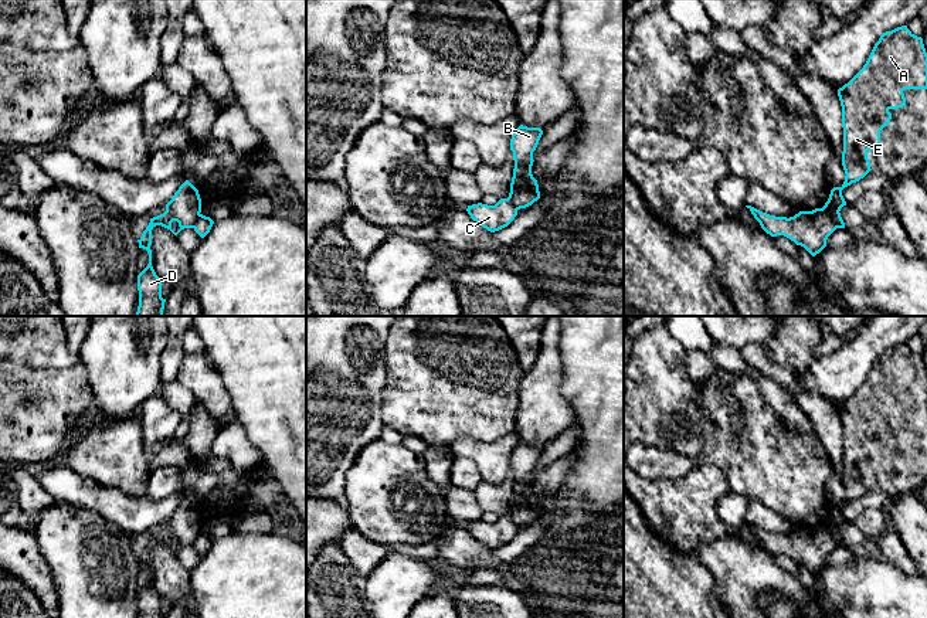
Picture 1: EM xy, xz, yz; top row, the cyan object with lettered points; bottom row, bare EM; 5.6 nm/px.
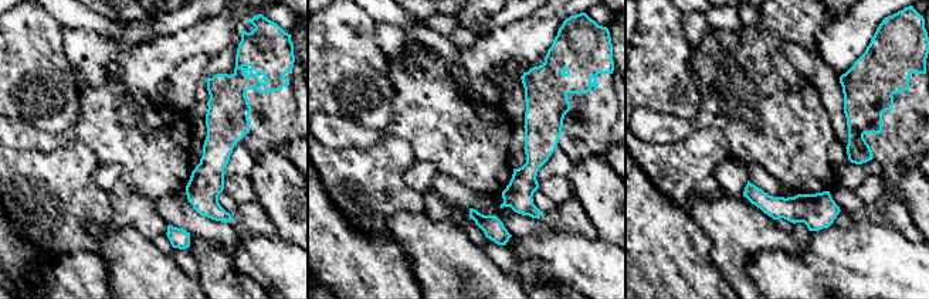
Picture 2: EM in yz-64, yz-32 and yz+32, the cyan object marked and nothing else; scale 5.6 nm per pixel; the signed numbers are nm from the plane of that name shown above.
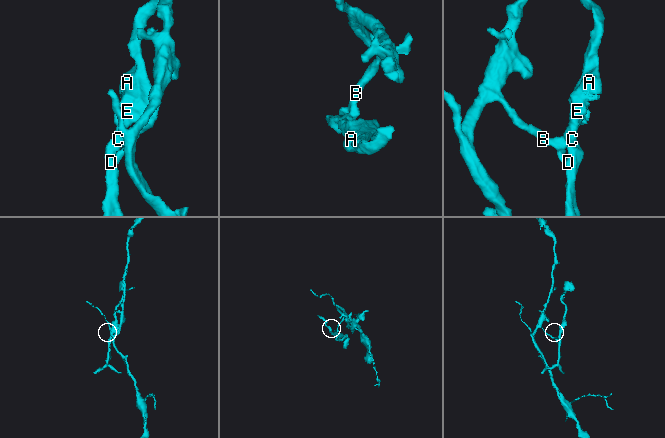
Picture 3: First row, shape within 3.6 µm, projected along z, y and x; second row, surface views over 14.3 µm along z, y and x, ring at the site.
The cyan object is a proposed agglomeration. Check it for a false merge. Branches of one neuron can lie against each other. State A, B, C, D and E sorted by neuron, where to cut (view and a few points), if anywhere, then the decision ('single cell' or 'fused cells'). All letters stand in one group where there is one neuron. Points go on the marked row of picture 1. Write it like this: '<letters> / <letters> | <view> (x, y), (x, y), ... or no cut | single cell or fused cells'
A C D E / B | yz (821, 209), (836, 227) | fused cells

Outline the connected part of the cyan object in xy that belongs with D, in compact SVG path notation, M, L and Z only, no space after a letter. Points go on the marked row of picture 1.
M186 180L166 204L166 211L150 218L149 225L137 240L139 248L149 254L147 266L137 275L139 306L136 316L163 316L162 281L152 266L152 230L162 225L177 235L184 228L193 228L201 213L198 190Z

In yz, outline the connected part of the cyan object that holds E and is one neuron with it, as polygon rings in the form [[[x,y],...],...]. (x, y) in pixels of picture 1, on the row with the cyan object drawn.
[[[907,26],[883,33],[863,68],[838,89],[843,128],[842,166],[846,176],[841,187],[831,190],[829,198],[822,207],[831,215],[836,228],[845,228],[839,213],[846,206],[842,190],[859,181],[872,170],[867,152],[880,149],[880,130],[892,119],[889,111],[906,106],[904,89],[927,89],[927,52],[923,38],[914,35]]]

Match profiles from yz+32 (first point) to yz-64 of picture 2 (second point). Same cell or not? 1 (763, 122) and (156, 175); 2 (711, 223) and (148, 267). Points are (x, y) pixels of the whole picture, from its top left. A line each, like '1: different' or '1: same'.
1: same
2: same

